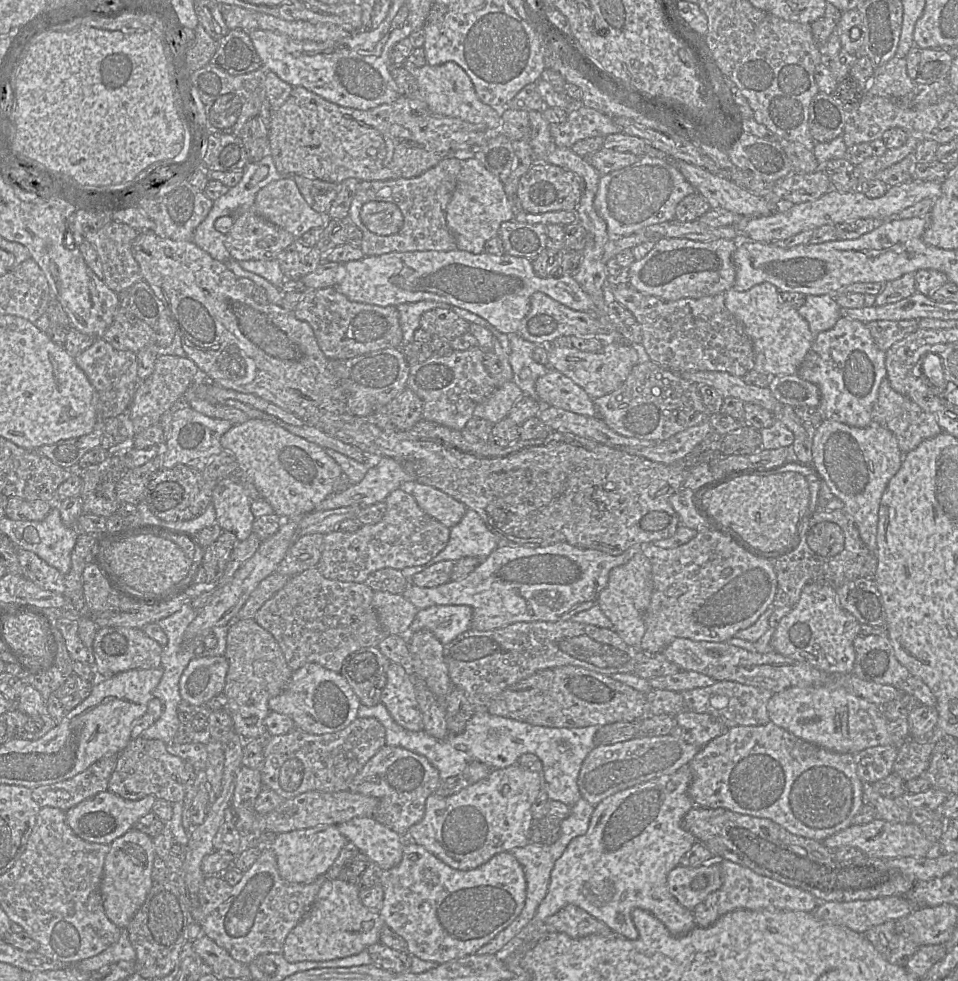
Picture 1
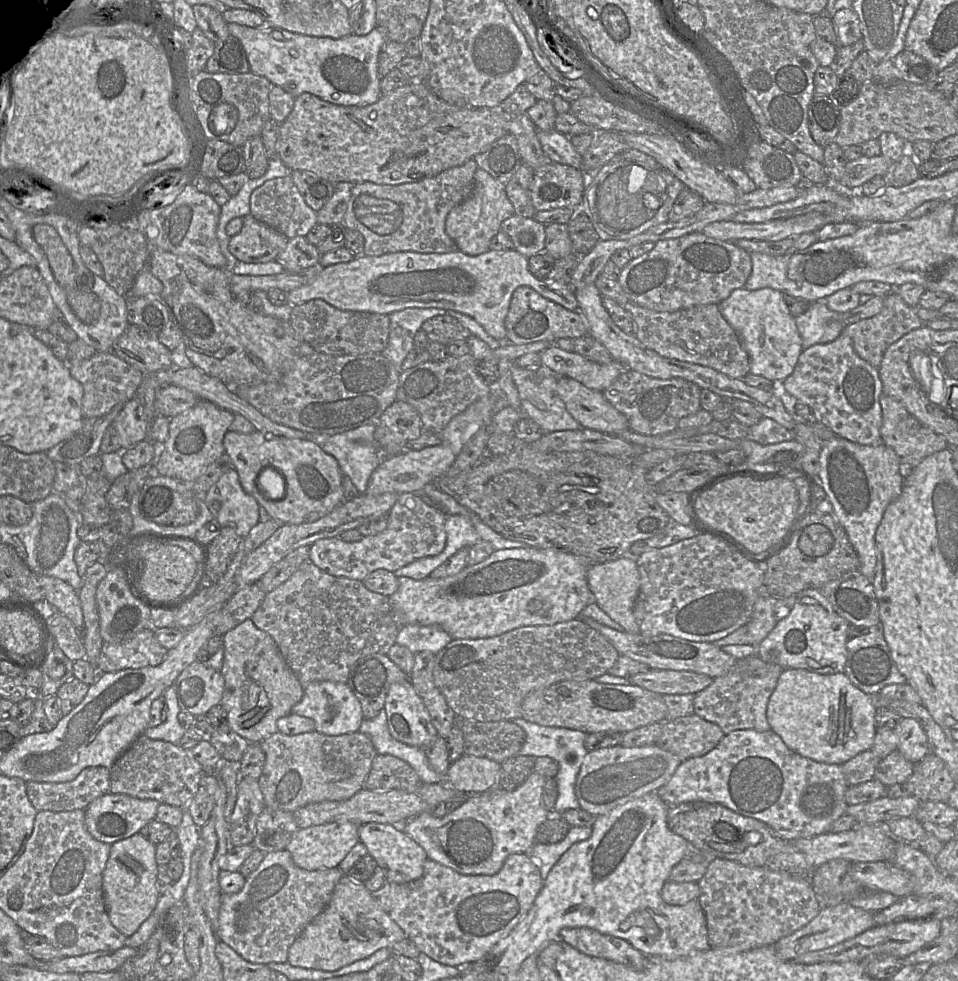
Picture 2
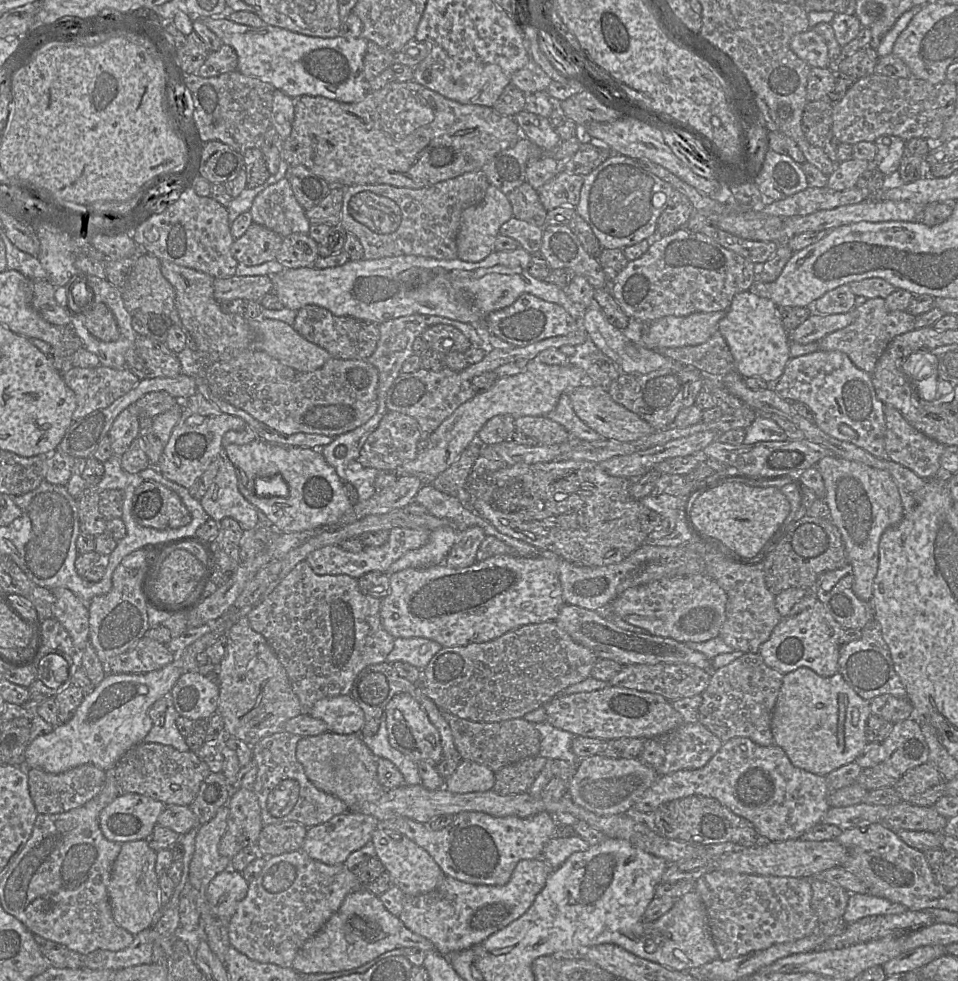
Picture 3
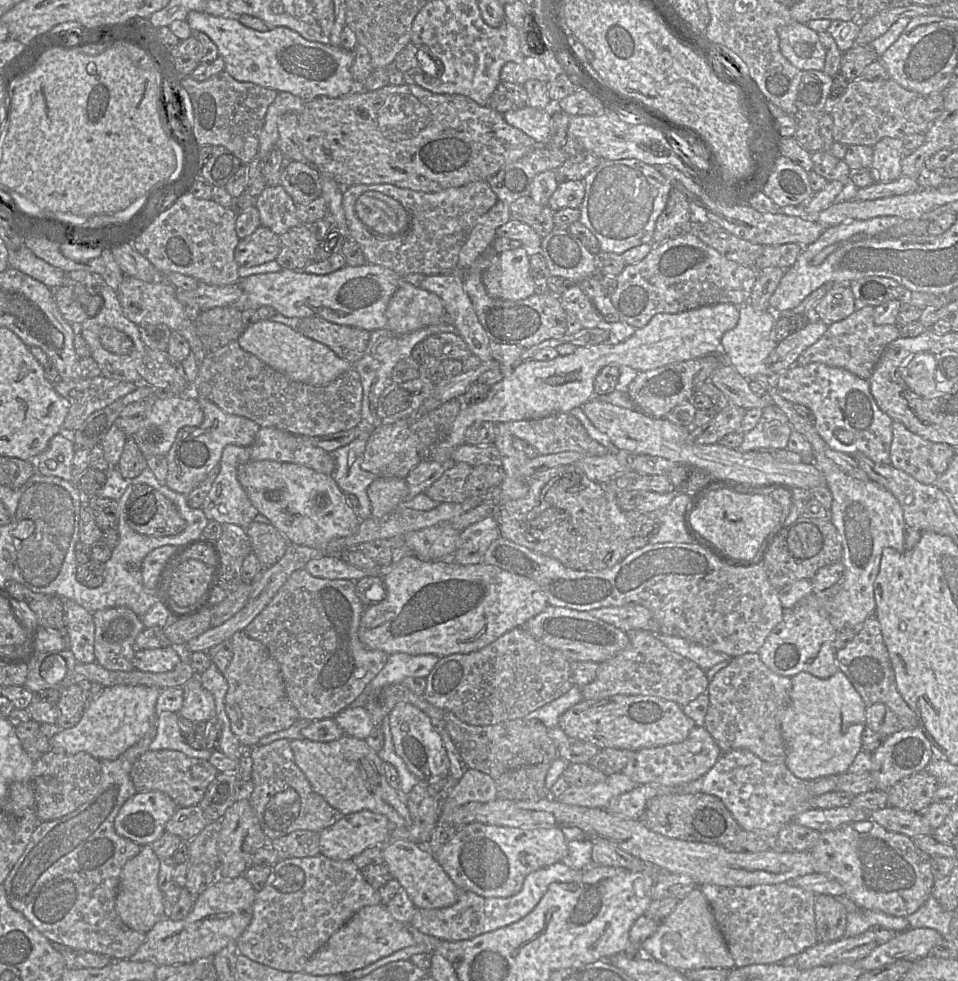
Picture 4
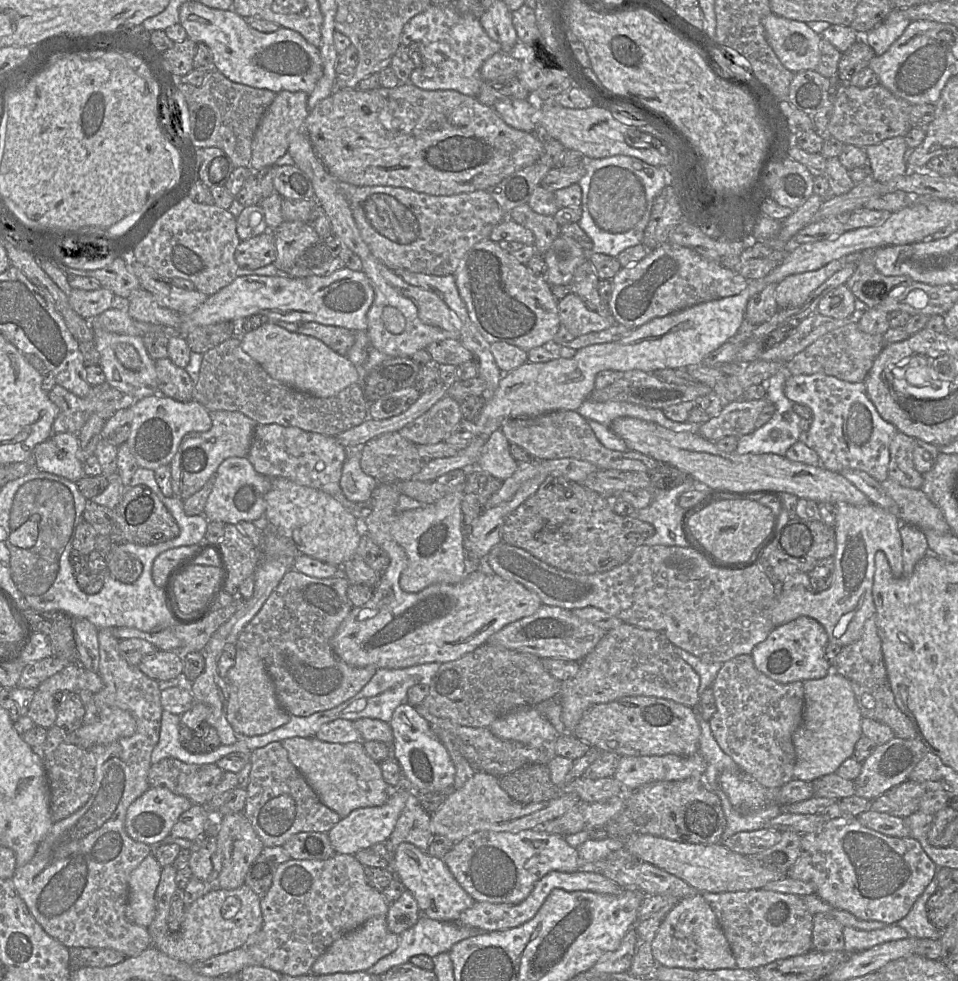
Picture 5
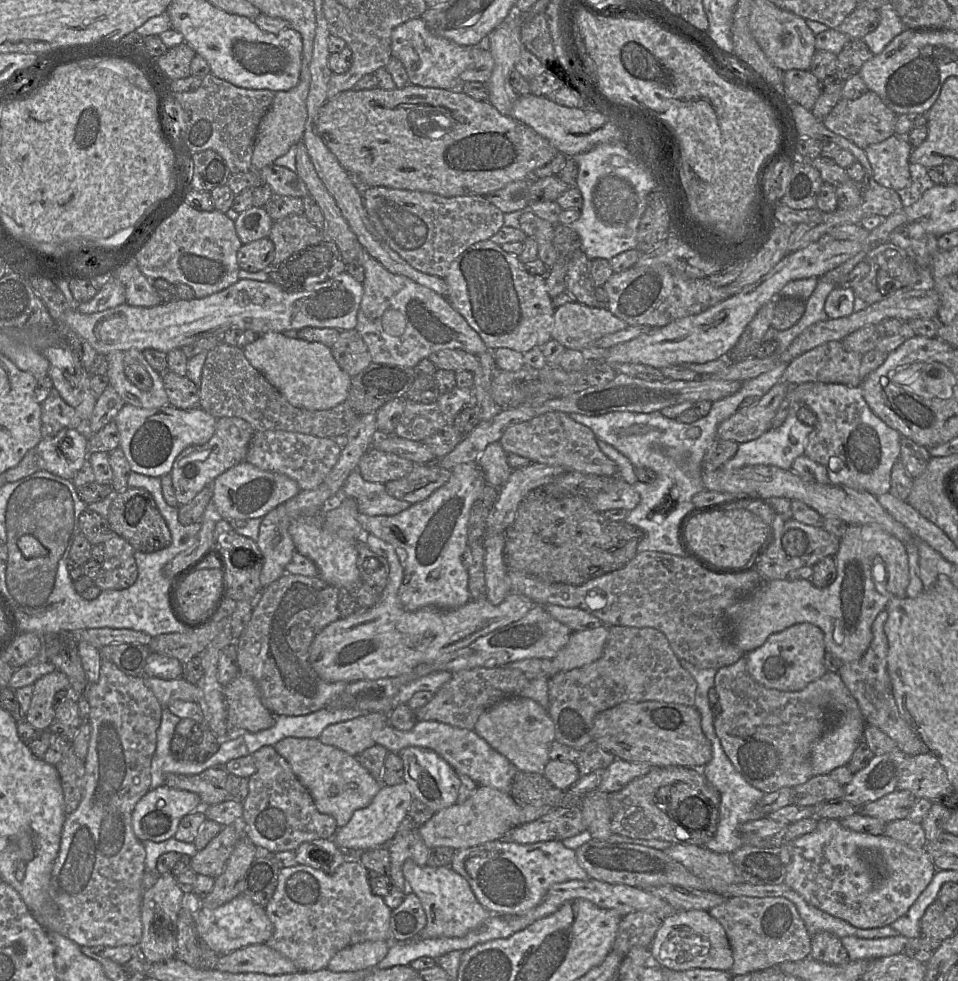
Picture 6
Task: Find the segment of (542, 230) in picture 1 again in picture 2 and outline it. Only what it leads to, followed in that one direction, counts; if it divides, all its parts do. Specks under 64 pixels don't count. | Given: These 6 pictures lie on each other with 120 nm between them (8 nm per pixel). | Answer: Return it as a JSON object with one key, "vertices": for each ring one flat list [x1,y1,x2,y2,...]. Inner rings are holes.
{"vertices":[[515,214,502,222,500,231,510,237,513,249,530,258,545,251,545,229,535,219]]}

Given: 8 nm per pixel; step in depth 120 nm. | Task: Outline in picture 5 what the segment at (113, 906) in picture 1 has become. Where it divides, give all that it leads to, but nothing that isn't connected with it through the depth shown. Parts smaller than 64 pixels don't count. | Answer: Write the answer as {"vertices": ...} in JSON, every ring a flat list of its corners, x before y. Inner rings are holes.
{"vertices":[[152,853,132,871,126,909,126,918,131,923,148,928,153,922,156,916,155,893,161,873,162,867]]}

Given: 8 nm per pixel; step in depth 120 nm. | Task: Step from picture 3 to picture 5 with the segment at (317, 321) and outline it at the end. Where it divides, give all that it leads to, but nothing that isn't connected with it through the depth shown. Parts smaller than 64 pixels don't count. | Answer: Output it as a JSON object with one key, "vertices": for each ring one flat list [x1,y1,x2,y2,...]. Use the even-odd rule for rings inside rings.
{"vertices":[[306,322,300,324,298,332,321,340,329,348,342,356,346,356,355,343,355,332,344,327]]}

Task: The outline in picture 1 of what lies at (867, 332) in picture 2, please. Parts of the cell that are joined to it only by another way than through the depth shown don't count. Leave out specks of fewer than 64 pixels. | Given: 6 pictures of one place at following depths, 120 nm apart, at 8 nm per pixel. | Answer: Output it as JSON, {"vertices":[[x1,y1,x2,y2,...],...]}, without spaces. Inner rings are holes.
{"vertices":[[917,319,878,320,866,323,876,346,886,352,894,343,919,328]]}

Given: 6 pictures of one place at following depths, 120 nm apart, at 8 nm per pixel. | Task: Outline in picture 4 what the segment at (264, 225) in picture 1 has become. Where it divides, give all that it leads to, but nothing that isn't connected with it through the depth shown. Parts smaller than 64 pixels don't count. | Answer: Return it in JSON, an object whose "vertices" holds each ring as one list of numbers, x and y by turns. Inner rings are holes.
{"vertices":[[261,225,251,235,240,239,234,259,242,267,259,266,275,260,280,251,279,236]]}

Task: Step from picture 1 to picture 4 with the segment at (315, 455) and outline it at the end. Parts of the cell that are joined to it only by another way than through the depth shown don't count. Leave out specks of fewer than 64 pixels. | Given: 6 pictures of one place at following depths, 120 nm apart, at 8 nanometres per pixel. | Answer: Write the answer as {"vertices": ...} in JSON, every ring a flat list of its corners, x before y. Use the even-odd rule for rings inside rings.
{"vertices":[[250,460,238,466,237,479,258,512,291,543,325,547,334,538,352,535,361,523,333,476,304,465]]}

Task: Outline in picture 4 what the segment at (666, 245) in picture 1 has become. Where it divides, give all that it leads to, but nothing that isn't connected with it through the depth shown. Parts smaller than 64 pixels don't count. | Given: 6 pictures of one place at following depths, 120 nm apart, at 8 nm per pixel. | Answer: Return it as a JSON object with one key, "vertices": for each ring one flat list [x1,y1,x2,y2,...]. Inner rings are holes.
{"vertices":[[691,232,655,244,640,262,626,265,617,276,617,288,611,295,620,321,636,329,644,327,658,313,676,314,719,303,740,306,749,302,758,272,725,258]]}

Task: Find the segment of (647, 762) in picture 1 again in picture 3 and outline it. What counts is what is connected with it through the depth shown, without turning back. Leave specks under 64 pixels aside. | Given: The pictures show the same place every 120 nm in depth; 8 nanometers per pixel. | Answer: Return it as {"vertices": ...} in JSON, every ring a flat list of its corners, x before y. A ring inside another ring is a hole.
{"vertices":[[594,755,579,761,573,778,567,784,567,794,575,804,597,815,623,814,630,811,658,778,655,770,638,758,613,759]]}

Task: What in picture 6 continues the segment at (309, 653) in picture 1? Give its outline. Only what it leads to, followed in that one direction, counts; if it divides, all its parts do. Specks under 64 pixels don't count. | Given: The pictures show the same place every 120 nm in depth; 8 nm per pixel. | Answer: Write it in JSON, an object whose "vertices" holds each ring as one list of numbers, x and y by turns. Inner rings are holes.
{"vertices":[[285,573,278,580,263,588,260,595,254,601,251,619,247,627,244,629,240,637,234,641,237,651,238,668,239,673,244,673,250,676,256,682,260,692,262,704,274,715,299,716,316,712,326,707,334,697,344,691,344,689,347,687,348,682,345,681,329,682,322,679,314,670,309,660,309,649,316,635,321,632,327,625,340,618,338,602,341,592,341,589,328,584,318,576,304,576]]}

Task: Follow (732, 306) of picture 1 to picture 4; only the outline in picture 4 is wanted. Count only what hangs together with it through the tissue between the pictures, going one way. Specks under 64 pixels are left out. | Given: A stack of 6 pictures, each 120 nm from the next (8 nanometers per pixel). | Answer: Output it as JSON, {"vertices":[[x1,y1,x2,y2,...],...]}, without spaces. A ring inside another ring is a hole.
{"vertices":[[749,302,740,305,737,325,725,332,721,339,723,361,730,363,746,379,756,374,771,376,766,360,778,345,774,339,776,319,777,315,772,310,756,311]]}

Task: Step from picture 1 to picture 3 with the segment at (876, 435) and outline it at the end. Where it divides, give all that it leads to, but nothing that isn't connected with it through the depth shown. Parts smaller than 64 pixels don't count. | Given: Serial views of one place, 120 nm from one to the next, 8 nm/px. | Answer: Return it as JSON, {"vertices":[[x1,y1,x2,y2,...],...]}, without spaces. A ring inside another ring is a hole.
{"vertices":[[836,455,826,456,817,463,826,489,825,502,830,509,830,518,838,527,853,568,852,589,864,602,870,602,873,582,879,567,879,543,889,527,900,523,904,509,898,487,886,470,849,461]]}

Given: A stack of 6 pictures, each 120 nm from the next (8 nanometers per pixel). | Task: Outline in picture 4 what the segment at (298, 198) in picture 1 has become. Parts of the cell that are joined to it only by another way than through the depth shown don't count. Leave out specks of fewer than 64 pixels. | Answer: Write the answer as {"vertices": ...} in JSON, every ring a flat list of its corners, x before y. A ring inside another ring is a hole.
{"vertices":[[280,184,273,187,267,186,257,197,255,207,259,211,261,225,278,236,301,224,296,214,296,203]]}

